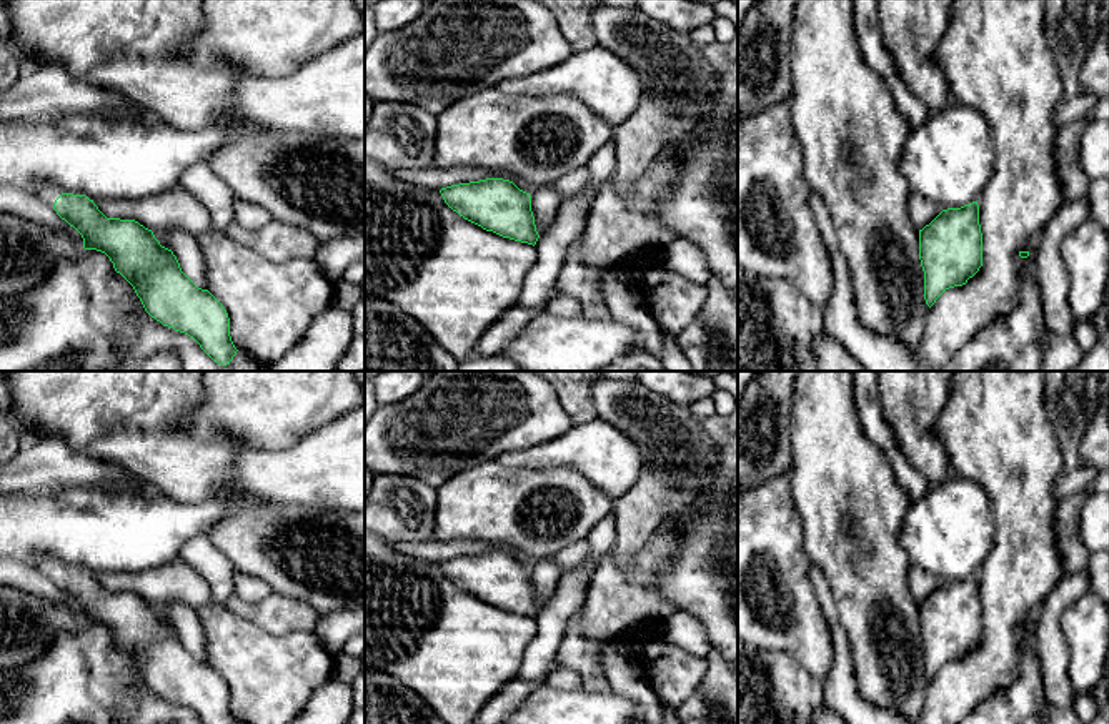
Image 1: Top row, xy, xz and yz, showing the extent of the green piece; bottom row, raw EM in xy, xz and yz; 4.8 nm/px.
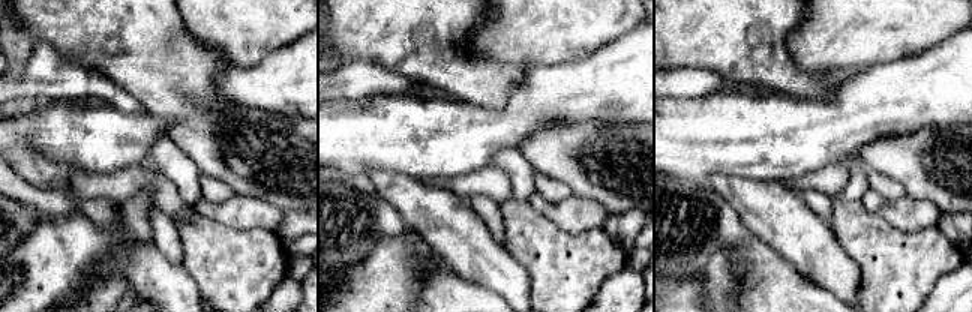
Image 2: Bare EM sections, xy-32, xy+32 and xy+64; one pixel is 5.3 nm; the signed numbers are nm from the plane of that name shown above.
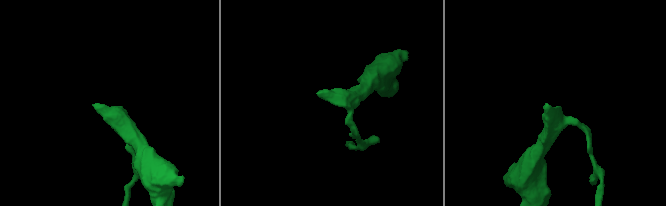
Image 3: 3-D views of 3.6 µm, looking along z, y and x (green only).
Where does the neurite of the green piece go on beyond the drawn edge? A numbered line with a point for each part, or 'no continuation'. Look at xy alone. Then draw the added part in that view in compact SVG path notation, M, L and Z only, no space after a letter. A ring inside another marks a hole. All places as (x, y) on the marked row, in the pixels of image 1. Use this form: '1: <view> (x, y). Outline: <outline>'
1: xy (49, 193). Outline: M43 185L40 186L40 190L37 191L37 196L40 200L43 200L45 203L52 205L55 203L55 200L65 193L63 190L60 190L58 186L53 186L53 185Z

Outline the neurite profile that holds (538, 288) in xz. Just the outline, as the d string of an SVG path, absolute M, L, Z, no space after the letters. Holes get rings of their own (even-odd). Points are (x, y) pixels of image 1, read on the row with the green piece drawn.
M613 140L588 161L589 181L584 198L561 203L553 225L536 241L538 260L525 276L520 305L541 313L554 295L556 280L569 245L584 233L588 213L601 183L614 175L616 148Z

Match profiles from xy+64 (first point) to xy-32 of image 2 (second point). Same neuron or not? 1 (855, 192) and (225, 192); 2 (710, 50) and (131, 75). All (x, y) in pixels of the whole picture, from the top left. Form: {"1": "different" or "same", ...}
{"1": "different", "2": "same"}

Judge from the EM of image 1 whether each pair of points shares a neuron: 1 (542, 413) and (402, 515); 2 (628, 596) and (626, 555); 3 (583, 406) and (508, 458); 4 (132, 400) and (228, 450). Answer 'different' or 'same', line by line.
1: different
2: different
3: different
4: same

